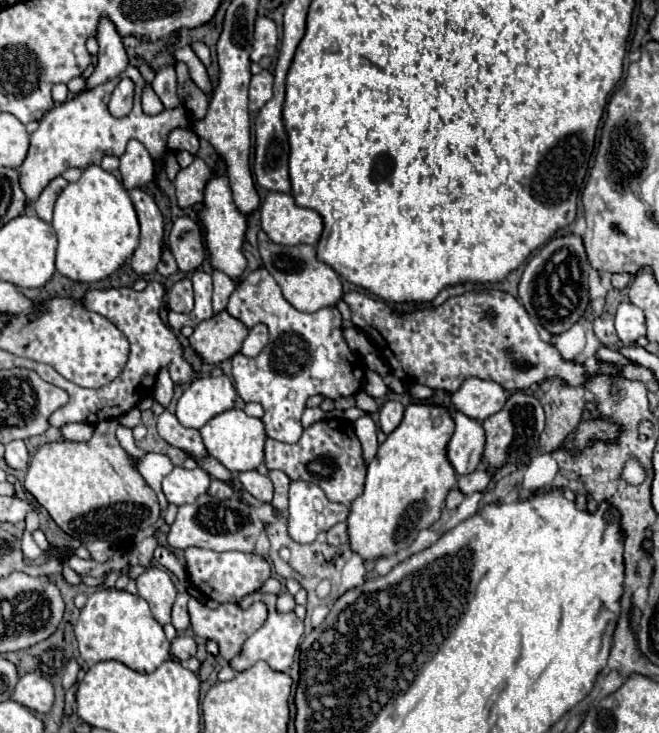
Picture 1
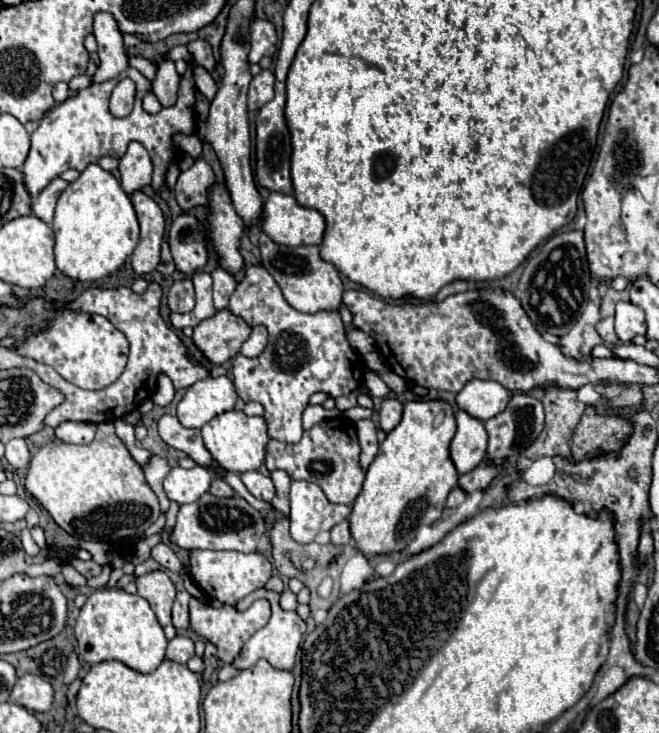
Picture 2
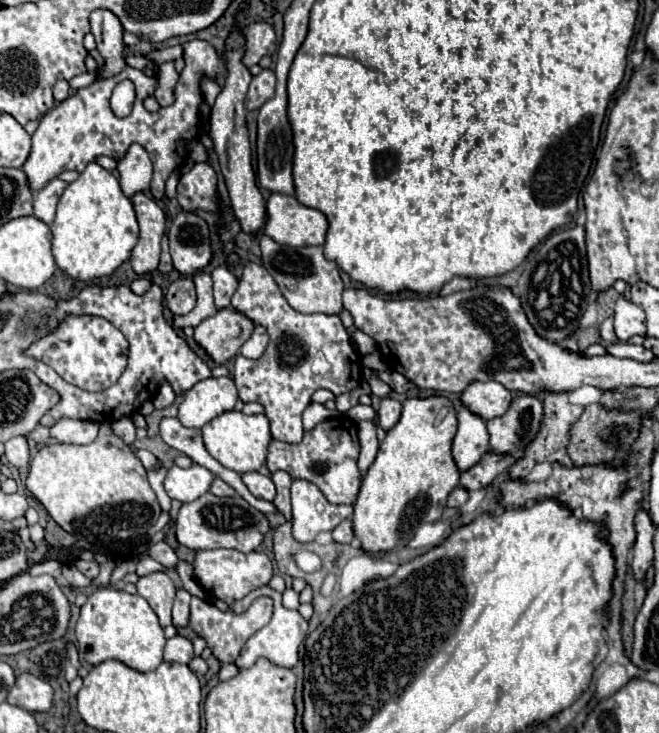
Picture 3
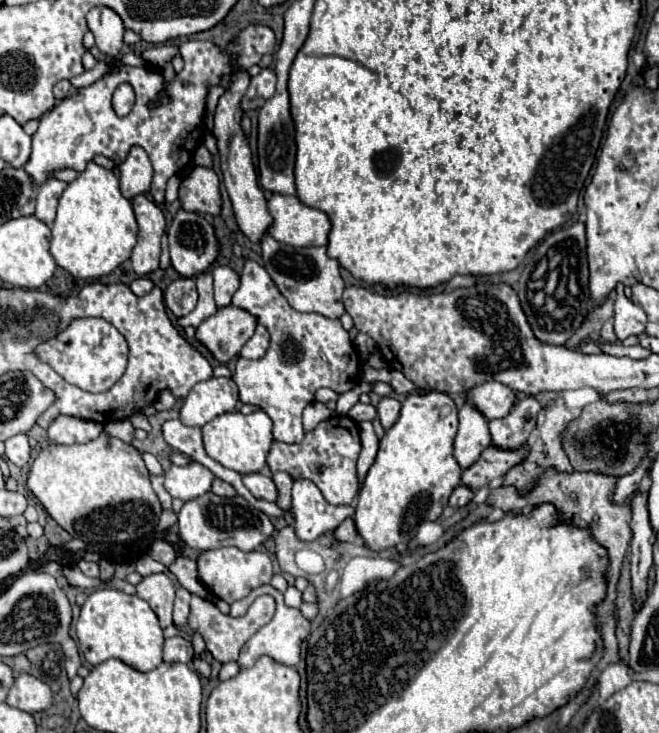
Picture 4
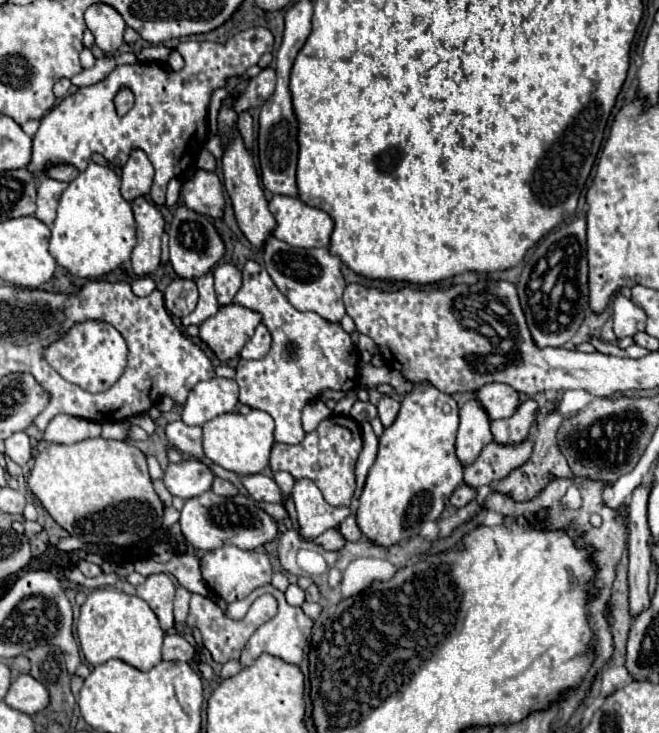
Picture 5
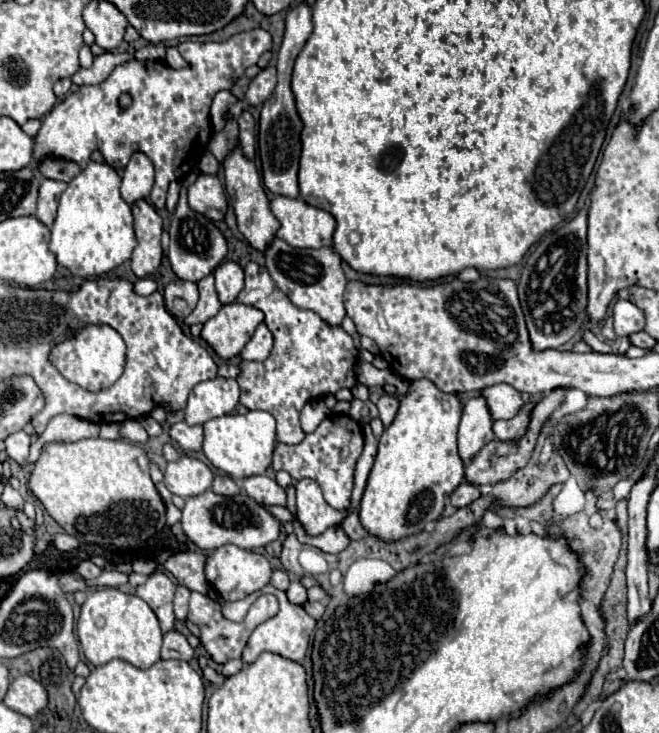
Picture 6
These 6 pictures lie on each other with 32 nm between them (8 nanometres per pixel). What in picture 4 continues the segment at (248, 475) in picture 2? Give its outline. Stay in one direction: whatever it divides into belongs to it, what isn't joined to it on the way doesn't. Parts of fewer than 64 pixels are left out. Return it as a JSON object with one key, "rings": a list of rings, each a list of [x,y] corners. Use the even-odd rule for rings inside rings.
{"rings":[[[254,472],[254,474],[244,474],[242,482],[256,498],[262,498],[262,500],[268,500],[268,502],[276,502],[278,490],[276,490],[272,478]]]}

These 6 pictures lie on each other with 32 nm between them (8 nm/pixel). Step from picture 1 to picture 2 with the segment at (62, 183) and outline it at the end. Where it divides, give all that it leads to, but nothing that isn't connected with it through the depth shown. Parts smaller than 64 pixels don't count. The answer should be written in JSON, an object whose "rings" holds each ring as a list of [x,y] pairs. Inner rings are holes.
{"rings":[[[54,178],[54,180],[32,200],[32,212],[34,212],[40,220],[44,220],[46,224],[52,224],[56,200],[58,200],[58,196],[62,194],[62,190],[64,190],[66,186],[68,186],[66,180]]]}

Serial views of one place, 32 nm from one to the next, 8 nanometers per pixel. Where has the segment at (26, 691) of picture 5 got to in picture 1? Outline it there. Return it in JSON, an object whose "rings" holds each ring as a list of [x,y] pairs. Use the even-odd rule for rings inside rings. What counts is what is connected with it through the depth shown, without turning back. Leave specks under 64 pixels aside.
{"rings":[[[24,674],[16,684],[12,700],[34,712],[48,712],[54,704],[54,688],[44,676]]]}

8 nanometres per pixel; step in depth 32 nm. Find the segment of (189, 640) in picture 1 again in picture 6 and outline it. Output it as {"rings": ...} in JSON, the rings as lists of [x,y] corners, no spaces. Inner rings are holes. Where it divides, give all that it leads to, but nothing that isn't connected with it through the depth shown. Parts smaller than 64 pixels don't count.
{"rings":[[[172,630],[164,634],[164,644],[162,644],[162,660],[186,660],[190,662],[194,656],[192,646],[188,644],[186,636]]]}

